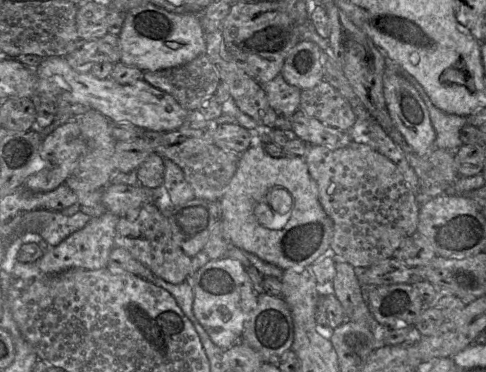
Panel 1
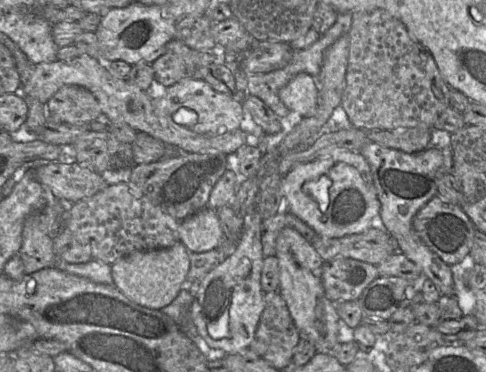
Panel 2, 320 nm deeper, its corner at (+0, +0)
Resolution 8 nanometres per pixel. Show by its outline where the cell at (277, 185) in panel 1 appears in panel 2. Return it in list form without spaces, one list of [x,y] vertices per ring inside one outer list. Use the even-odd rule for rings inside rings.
[[[334,150],[320,159],[294,167],[282,177],[281,195],[279,213],[297,216],[317,235],[326,238],[341,238],[365,231],[378,221],[381,210],[368,162],[360,152],[349,150]]]

